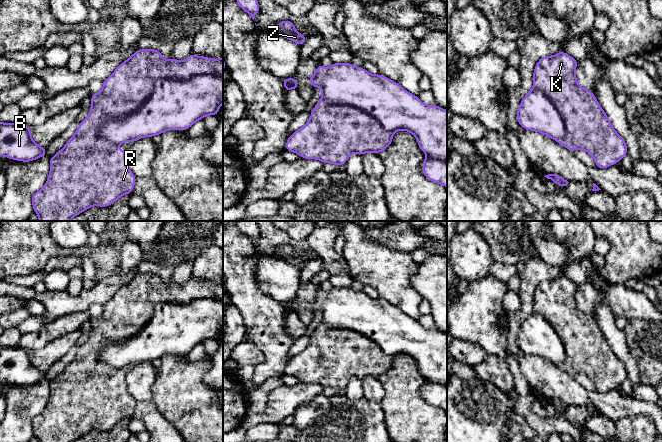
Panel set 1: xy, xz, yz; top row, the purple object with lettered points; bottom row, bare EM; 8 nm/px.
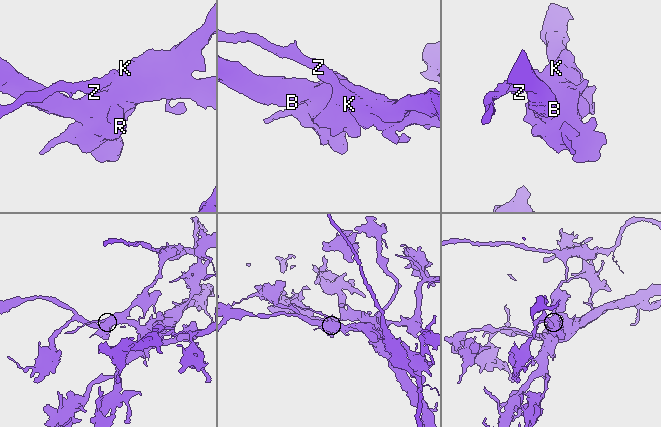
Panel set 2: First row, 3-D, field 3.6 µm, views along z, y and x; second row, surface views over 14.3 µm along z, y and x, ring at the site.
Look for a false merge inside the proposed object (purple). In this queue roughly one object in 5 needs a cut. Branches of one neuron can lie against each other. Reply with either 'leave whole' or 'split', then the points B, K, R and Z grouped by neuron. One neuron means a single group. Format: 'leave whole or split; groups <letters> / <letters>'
leave whole; groups B K R Z

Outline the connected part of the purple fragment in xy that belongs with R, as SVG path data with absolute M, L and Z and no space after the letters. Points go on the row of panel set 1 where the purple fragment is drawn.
M139 49L133 55L121 63L111 76L103 81L103 89L96 94L90 95L92 106L89 110L88 117L79 123L75 134L69 139L65 146L58 151L53 157L50 157L50 173L44 187L32 195L33 210L39 216L39 221L70 221L74 216L79 215L91 206L107 207L112 205L116 200L125 194L131 194L137 177L131 172L126 161L126 151L114 145L122 144L126 141L135 143L142 137L153 137L162 134L166 130L184 131L190 128L196 121L202 120L206 115L217 116L219 108L223 103L223 56L221 59L211 59L204 56L196 56L190 53L184 61L176 60L172 57L166 61L162 54L155 49Z

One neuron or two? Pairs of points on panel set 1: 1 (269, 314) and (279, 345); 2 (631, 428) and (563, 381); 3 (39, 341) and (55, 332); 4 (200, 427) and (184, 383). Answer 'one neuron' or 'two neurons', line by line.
1: one neuron
2: two neurons
3: one neuron
4: one neuron

